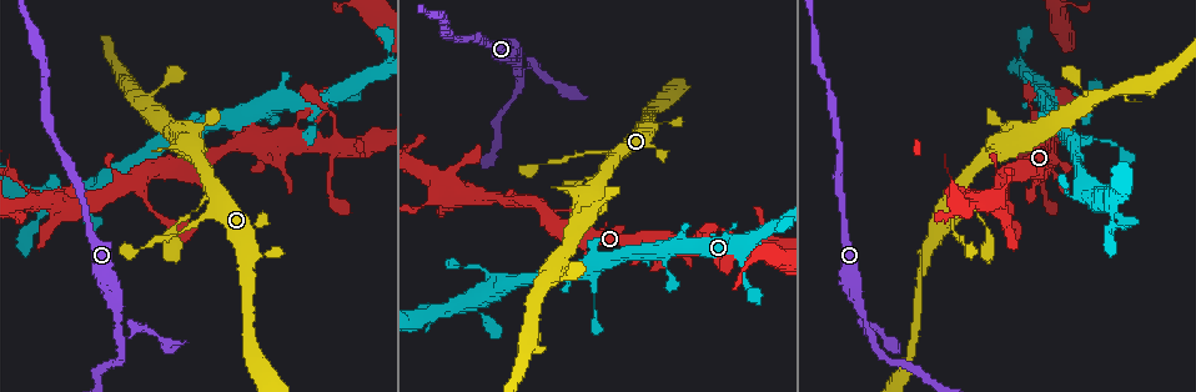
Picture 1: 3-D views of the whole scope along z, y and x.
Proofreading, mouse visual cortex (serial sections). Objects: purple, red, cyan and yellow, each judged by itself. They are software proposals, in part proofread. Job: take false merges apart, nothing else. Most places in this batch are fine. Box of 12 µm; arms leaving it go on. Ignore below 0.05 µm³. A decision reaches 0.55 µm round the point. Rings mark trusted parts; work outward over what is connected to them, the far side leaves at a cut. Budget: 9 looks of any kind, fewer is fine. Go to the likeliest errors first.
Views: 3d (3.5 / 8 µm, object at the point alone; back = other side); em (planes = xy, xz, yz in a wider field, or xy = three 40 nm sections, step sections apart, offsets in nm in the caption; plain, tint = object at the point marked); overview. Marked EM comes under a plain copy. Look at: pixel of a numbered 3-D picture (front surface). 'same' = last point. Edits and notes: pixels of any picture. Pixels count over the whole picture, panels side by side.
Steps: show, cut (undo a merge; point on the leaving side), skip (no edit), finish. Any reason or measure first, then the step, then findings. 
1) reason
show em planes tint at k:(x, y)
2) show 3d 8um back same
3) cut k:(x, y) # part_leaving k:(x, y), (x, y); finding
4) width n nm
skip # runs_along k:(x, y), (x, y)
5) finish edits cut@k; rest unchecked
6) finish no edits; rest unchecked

two arms in line, one across
show 3d 3.5um at 1:(121, 332)

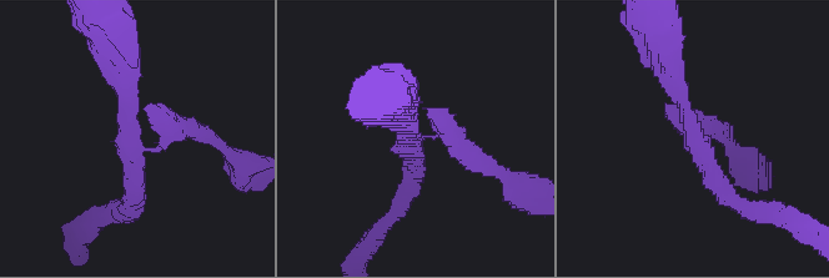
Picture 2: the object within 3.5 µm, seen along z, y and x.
now the EM
show em xy step 3 tint at 2:(129, 141)

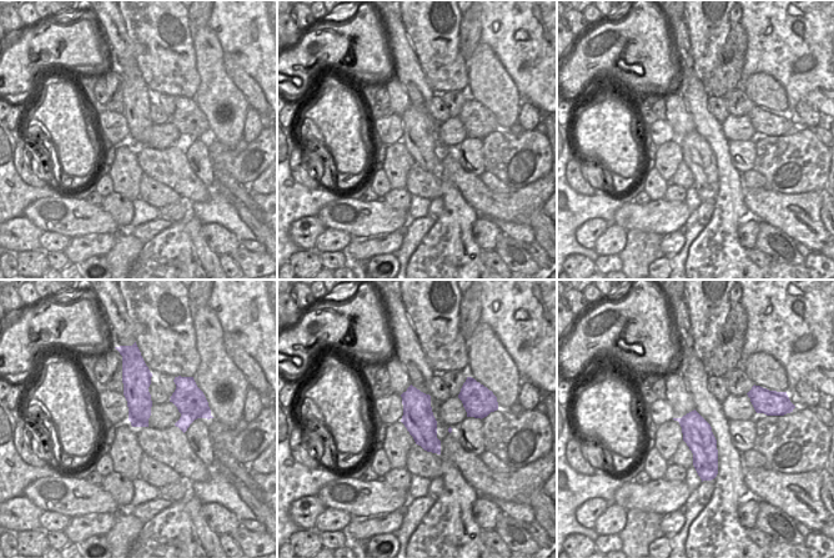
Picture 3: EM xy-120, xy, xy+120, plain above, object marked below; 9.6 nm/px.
width 300 nm
cut 2:(443, 129) # part_leaving 2:(425, 136), (445, 130), (517, 187); two cells meet here

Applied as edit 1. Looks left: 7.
redraw
show overview

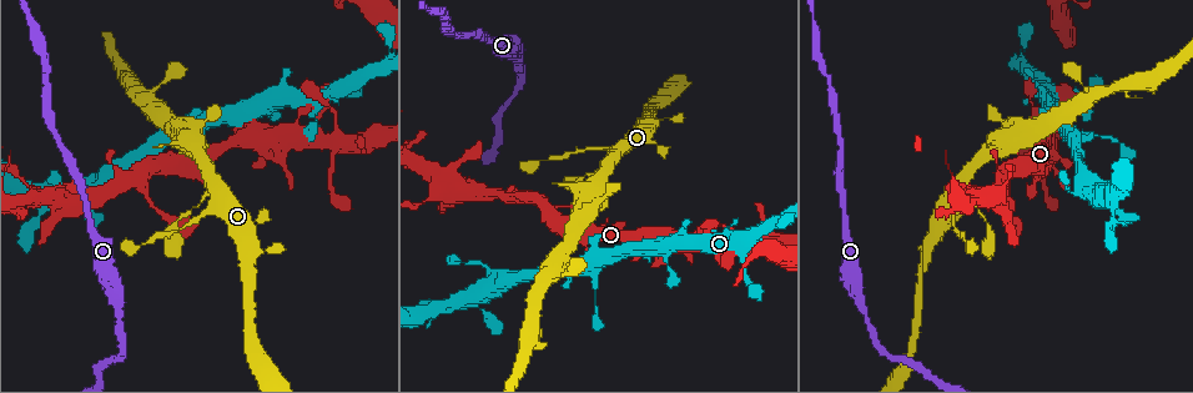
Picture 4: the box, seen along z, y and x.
looks like a crossing
show 3d 3.5um at 4:(988, 198)

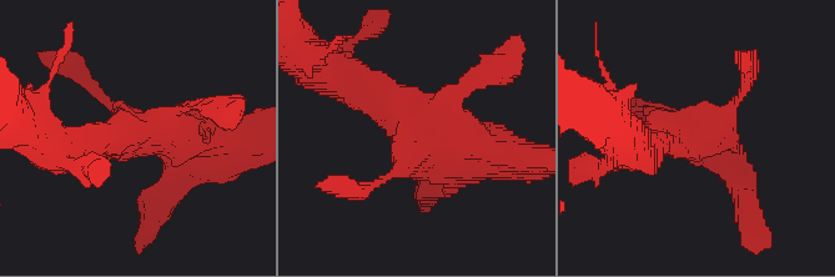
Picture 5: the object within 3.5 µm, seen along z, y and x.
now the EM
show em planes tint at 5:(160, 131)

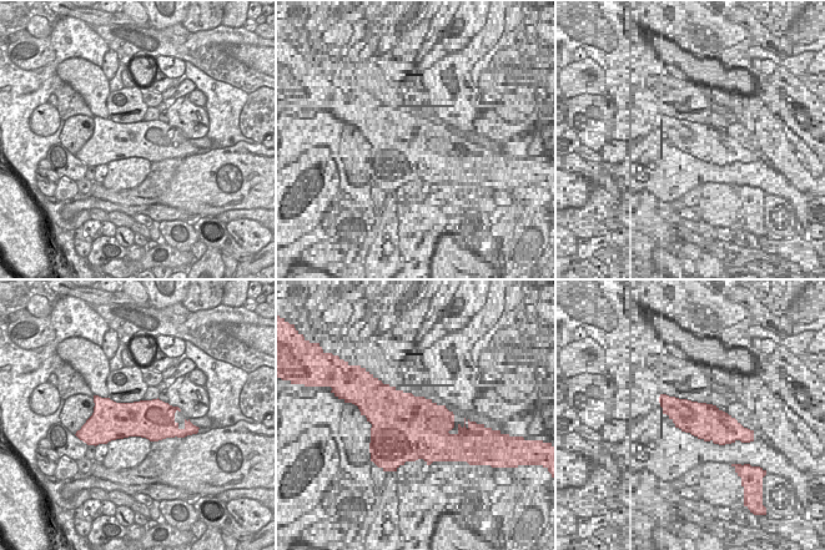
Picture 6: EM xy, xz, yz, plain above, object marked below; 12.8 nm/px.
skip # runs_along 5:(516, 161), (466, 155), (370, 90); continuous, no second cell

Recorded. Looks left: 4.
narrows sharply
show 3d 3.5um at 4:(30, 229)

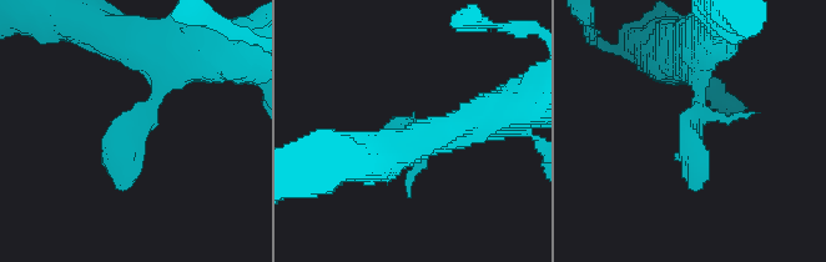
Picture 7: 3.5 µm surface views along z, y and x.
show em planes tint at 7:(691, 127)

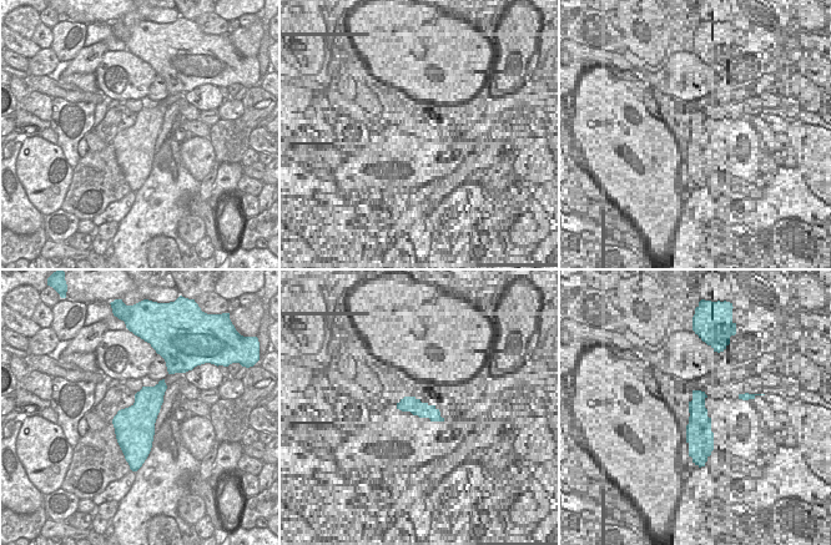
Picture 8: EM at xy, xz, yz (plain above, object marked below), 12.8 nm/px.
cut it another way
show em xy step 1 tint same

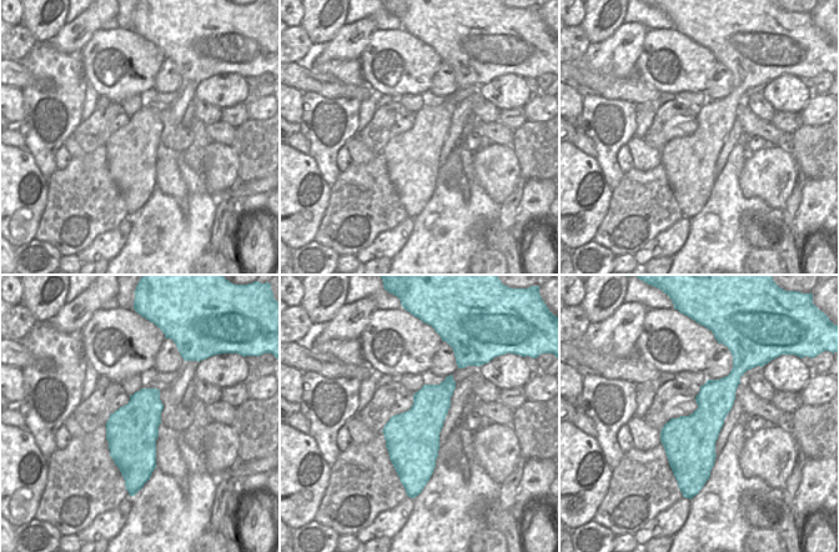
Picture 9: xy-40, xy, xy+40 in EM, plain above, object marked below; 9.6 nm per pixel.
skip # all the same cell

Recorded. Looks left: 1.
finish edits cut@2; rest unchecked

